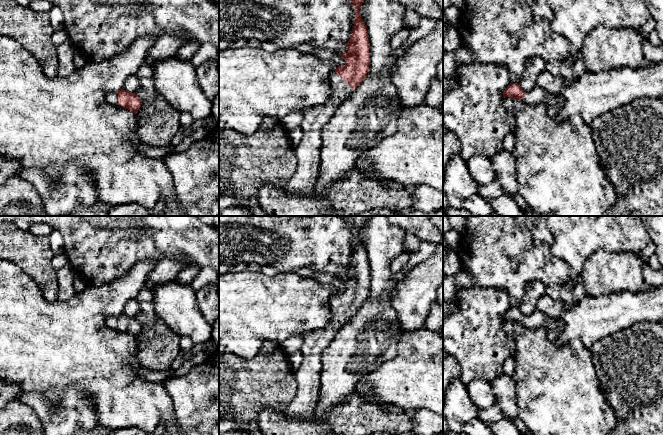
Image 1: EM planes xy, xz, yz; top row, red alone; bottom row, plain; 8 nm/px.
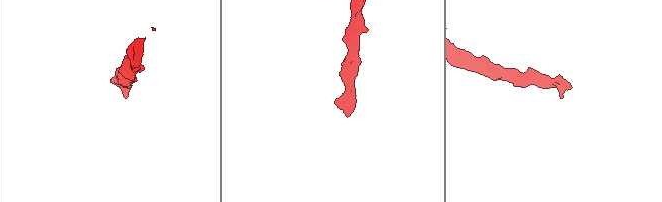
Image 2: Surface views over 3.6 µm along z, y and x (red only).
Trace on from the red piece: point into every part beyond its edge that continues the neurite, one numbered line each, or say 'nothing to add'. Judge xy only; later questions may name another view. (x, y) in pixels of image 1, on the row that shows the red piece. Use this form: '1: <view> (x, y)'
1: xy (112, 97)

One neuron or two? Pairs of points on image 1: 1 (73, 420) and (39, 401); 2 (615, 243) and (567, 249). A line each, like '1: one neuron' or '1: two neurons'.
1: one neuron
2: one neuron

